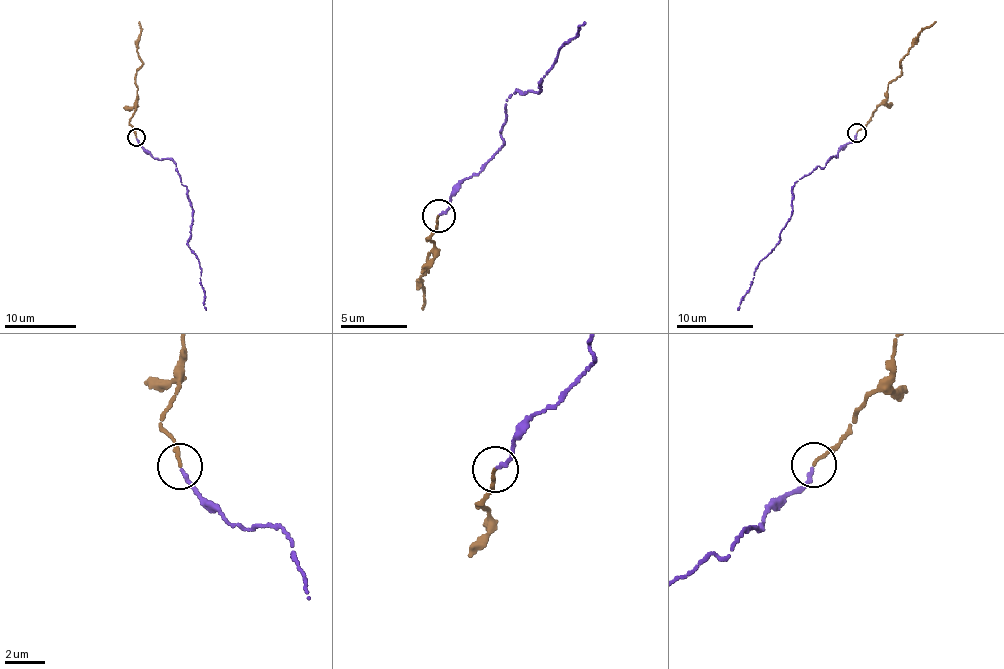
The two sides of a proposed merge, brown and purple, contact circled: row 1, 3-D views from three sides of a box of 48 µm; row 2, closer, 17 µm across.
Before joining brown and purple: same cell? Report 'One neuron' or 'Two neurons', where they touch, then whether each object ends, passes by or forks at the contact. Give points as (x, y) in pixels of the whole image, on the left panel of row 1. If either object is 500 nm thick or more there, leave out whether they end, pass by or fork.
One neuron. Place: (136, 137). At the ring brown ends. At the ring purple ends

